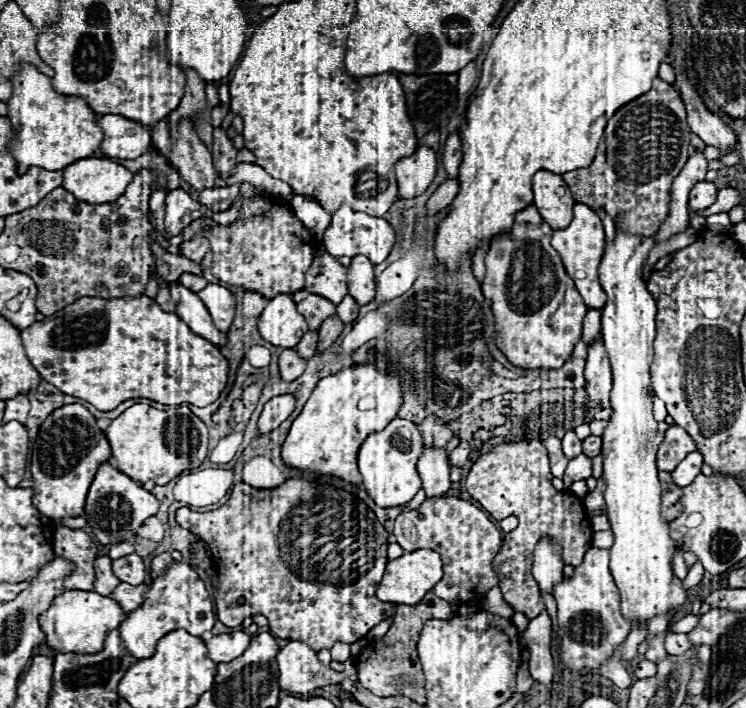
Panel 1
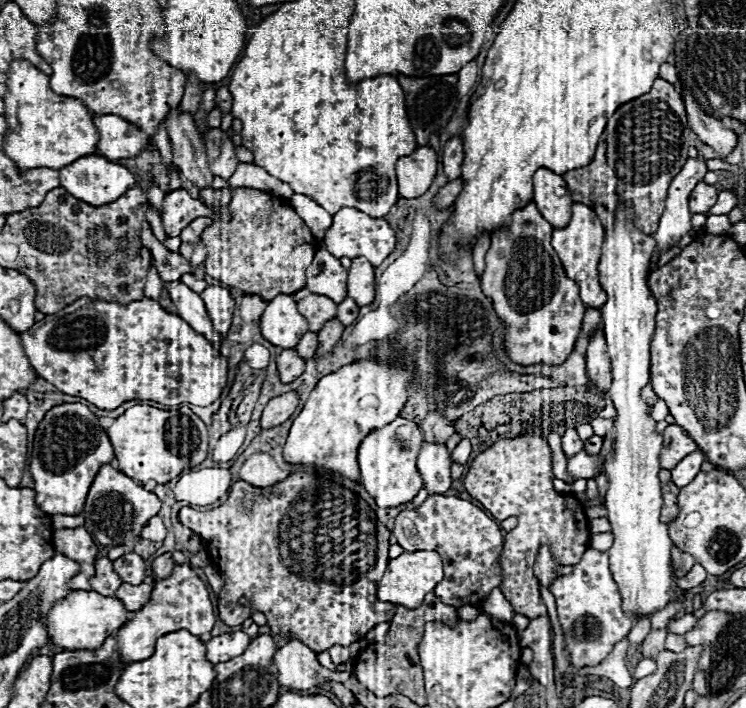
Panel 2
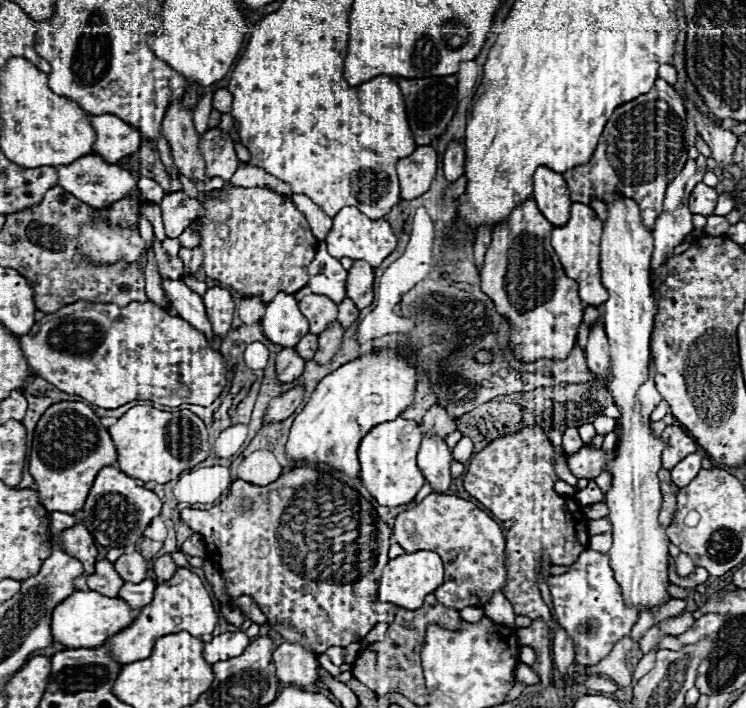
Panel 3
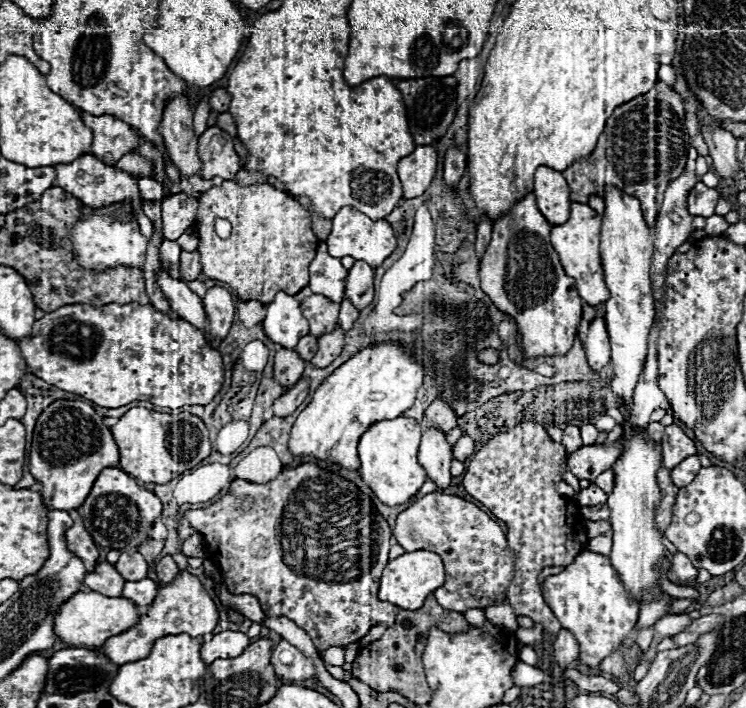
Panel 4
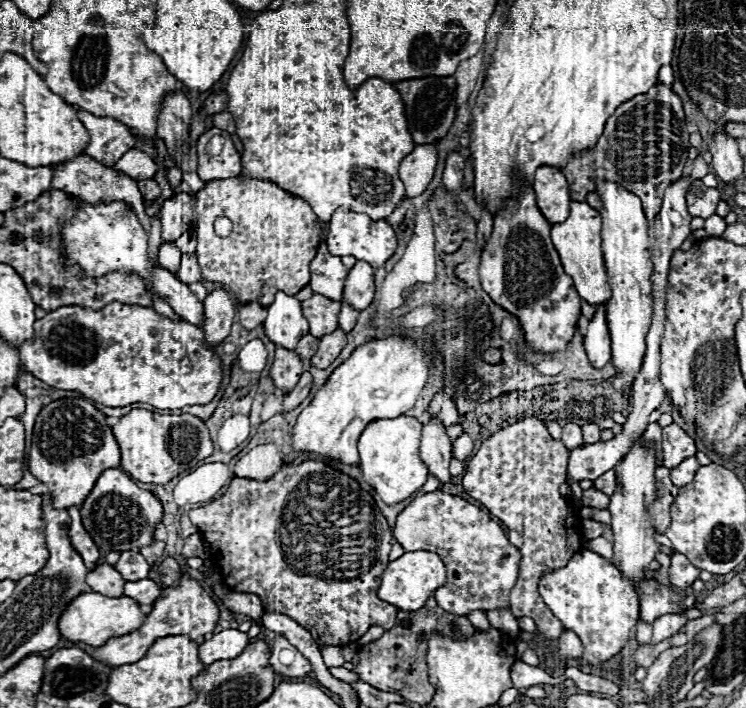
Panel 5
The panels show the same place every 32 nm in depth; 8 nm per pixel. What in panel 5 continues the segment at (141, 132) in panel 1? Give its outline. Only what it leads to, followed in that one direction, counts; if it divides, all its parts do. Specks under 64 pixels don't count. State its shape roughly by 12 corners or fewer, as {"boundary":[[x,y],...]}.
{"boundary":[[78,118],[90,132],[86,154],[114,166],[138,146],[136,134],[114,118]]}

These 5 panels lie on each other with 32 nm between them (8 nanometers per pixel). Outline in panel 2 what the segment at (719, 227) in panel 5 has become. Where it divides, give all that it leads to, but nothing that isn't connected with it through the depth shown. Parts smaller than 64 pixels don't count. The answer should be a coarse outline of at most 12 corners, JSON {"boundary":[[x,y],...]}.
{"boundary":[[710,216],[708,234],[726,234],[730,230],[728,216]]}

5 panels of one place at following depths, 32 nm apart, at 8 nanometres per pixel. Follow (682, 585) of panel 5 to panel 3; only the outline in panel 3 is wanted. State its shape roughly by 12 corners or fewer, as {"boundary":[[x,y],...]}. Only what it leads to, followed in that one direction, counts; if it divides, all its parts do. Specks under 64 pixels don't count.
{"boundary":[[688,554],[676,558],[678,576],[694,572],[694,562]]}

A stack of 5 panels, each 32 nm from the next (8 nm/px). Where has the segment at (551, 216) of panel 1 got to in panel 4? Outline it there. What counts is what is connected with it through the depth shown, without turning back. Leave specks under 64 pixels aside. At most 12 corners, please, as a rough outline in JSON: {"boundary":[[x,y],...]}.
{"boundary":[[540,166],[534,194],[550,224],[570,218],[570,190],[560,172]]}

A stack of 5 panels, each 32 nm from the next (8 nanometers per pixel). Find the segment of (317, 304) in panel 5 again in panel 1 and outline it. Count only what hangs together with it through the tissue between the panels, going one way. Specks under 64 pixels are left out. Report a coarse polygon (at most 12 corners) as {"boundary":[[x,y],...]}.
{"boundary":[[310,294],[298,312],[310,330],[318,330],[336,312],[330,300]]}

